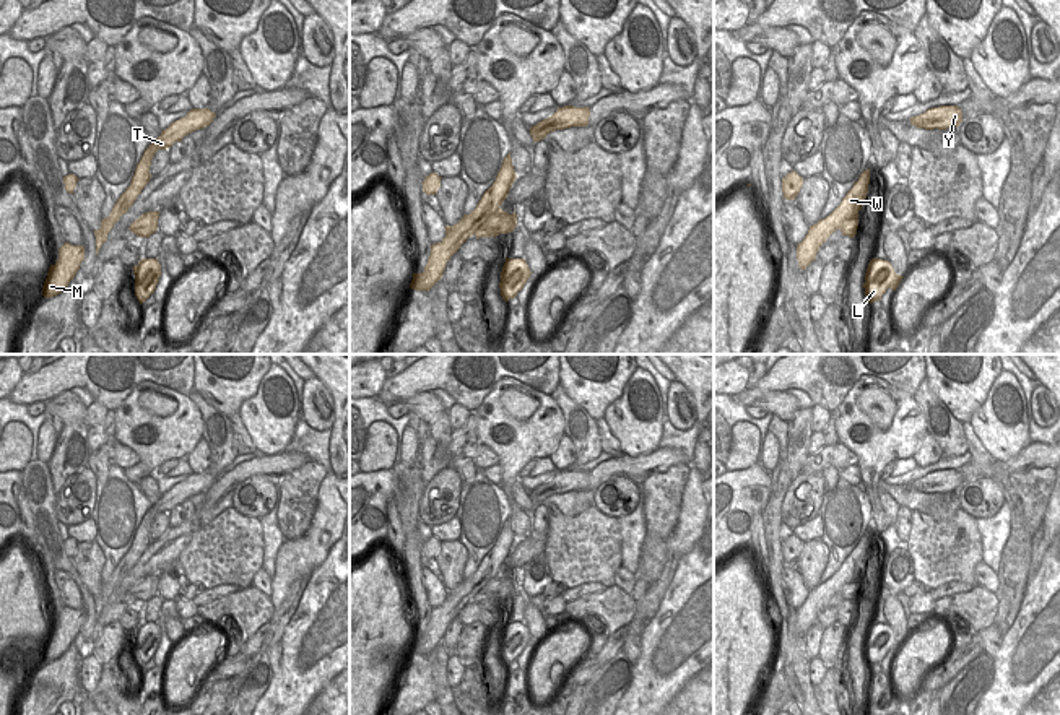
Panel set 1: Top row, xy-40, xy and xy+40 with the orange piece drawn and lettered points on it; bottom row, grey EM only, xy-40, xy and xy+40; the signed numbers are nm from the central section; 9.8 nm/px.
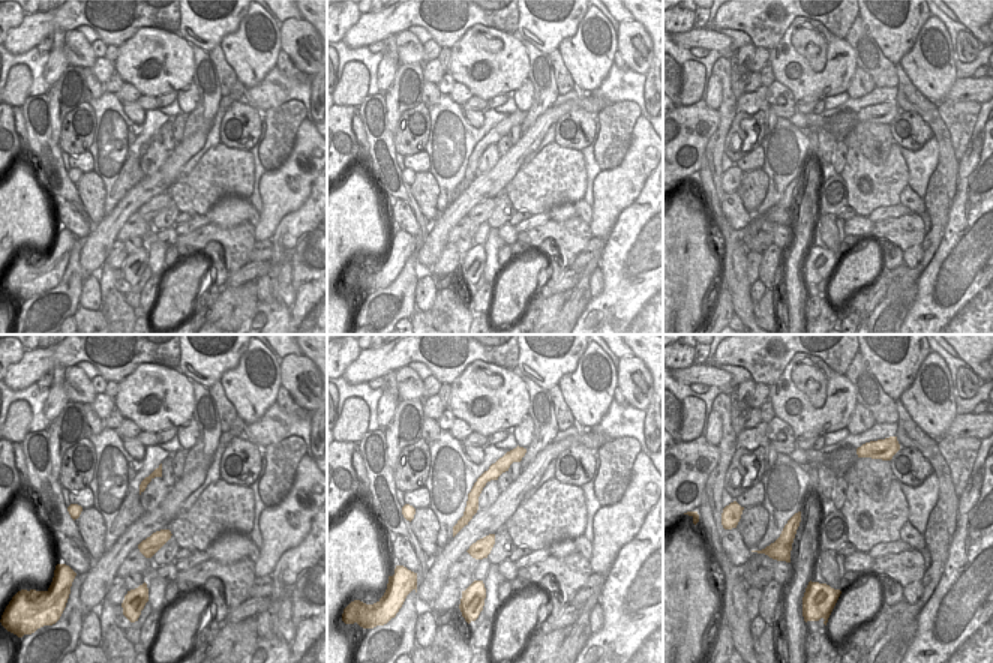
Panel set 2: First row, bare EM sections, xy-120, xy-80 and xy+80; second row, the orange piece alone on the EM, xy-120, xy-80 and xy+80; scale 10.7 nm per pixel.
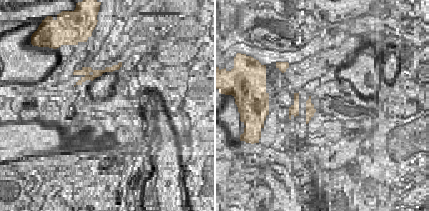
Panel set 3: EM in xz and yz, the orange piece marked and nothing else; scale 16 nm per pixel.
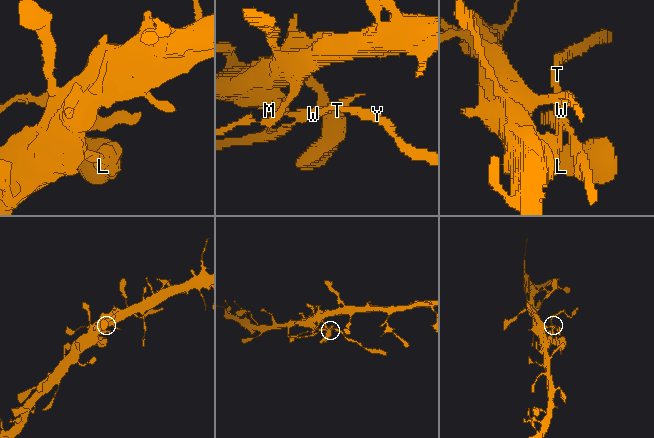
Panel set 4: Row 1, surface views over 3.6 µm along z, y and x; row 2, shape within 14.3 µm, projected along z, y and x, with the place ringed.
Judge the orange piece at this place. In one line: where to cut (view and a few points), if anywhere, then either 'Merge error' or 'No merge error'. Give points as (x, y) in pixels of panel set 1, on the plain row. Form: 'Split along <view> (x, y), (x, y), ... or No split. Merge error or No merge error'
Split along xy (446, 593), (457, 605), (459, 611). Merge error

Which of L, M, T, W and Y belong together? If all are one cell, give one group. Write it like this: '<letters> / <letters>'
L M / T W Y

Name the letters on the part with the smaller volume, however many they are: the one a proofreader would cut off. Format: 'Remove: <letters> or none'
Remove: T, W, Y

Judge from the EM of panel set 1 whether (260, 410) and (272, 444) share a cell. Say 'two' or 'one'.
one

